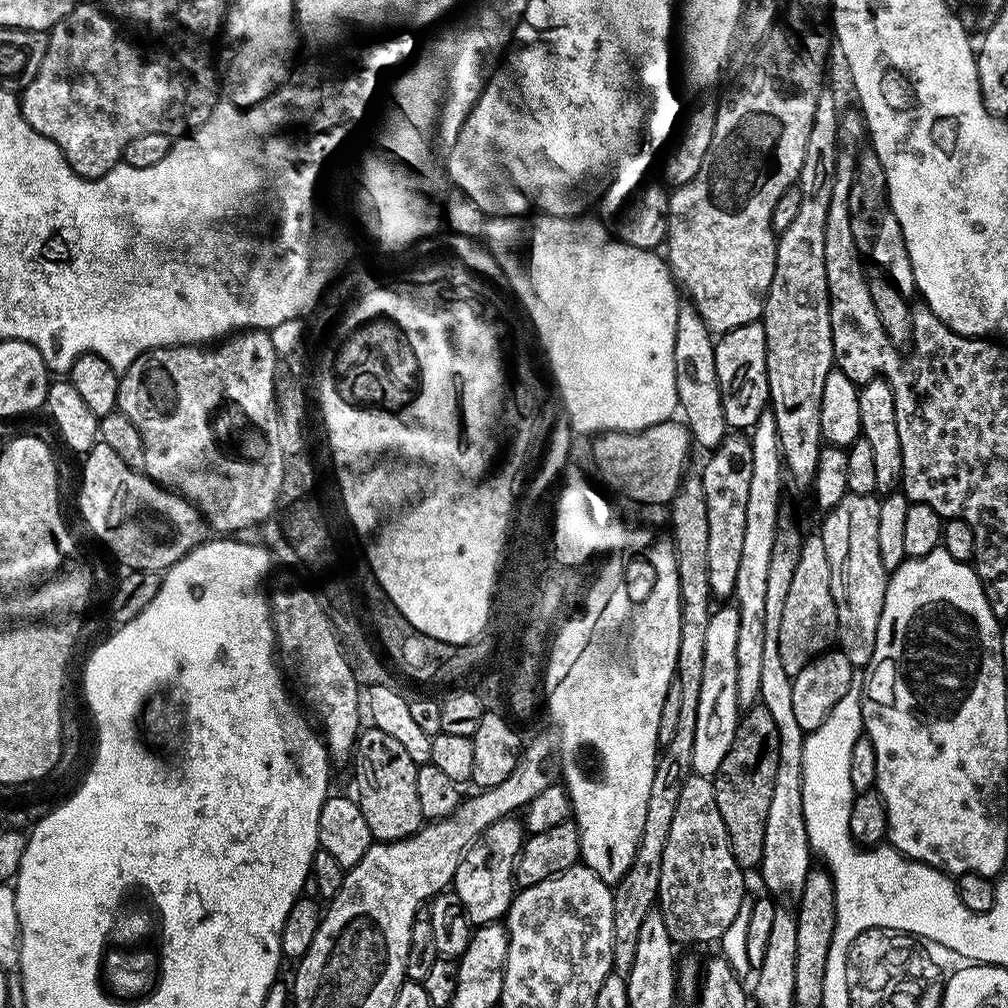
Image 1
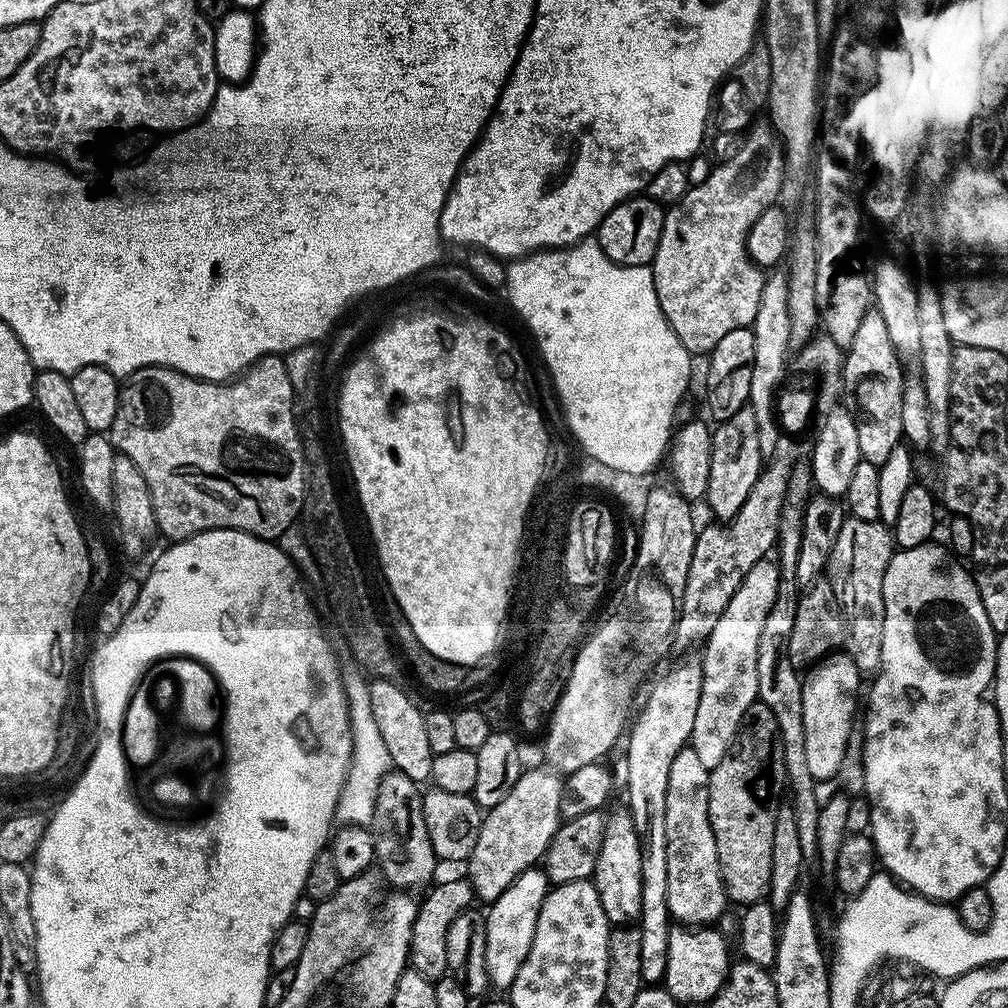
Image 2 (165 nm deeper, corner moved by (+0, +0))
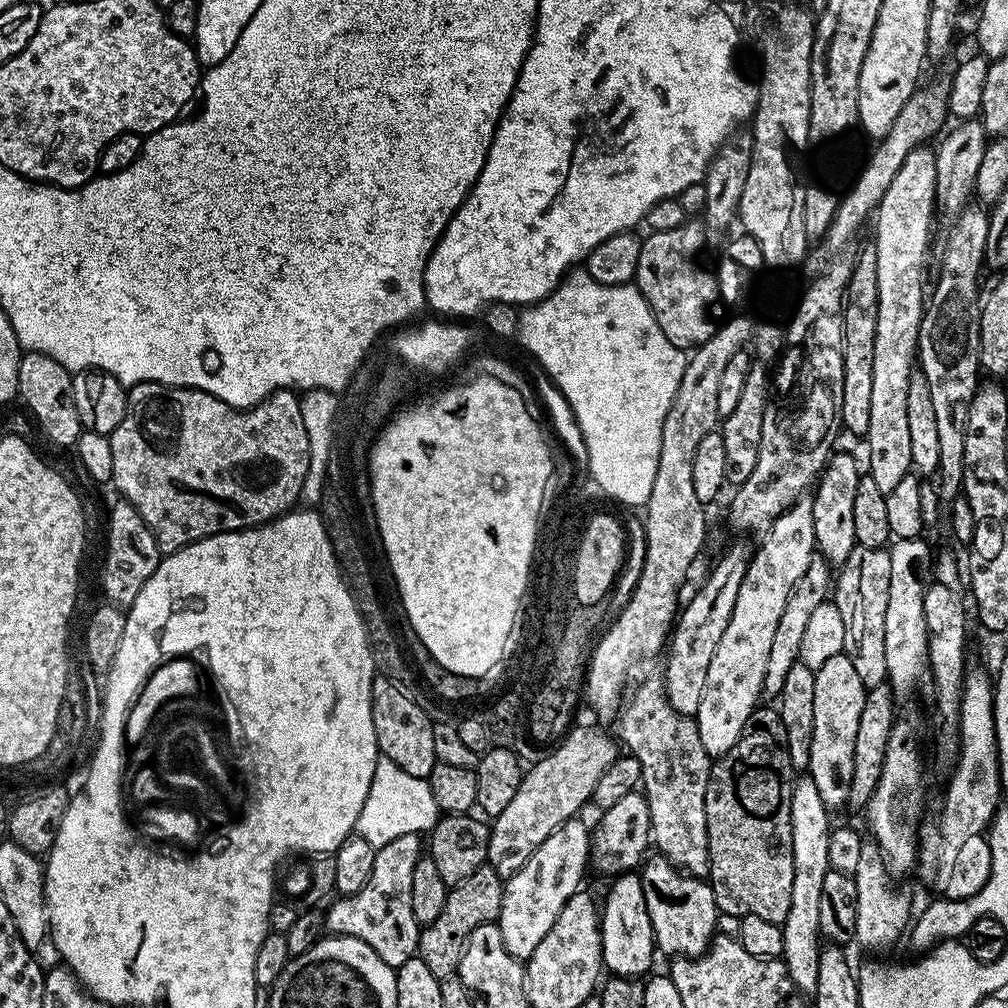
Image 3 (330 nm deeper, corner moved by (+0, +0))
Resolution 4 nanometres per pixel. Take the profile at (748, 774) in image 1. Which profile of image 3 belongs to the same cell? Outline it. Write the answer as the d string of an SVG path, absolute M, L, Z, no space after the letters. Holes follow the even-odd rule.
M758 706L752 711L750 718L746 718L746 726L742 730L740 740L734 742L730 751L713 763L712 773L706 786L706 830L708 831L708 853L710 854L708 876L714 890L716 907L723 915L725 912L728 916L739 918L746 914L758 914L758 918L766 918L766 922L783 925L786 914L790 910L790 889L794 887L794 850L792 849L792 827L790 826L790 798L793 783L794 769L786 746L786 726L782 726L782 718L775 707Z

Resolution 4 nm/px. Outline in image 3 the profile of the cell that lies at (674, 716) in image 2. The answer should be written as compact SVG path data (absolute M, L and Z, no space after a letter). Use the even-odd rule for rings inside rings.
M744 544L732 545L728 553L713 566L712 573L693 594L692 601L683 605L675 621L670 633L670 643L666 648L668 661L664 664L662 683L670 706L674 706L674 710L683 716L695 717L698 702L702 702L702 690L706 686L706 670L710 670L710 658L714 658L714 650L718 650L718 642L722 642L722 634L730 622L730 614L744 581L748 561L753 555L751 547L748 549Z

